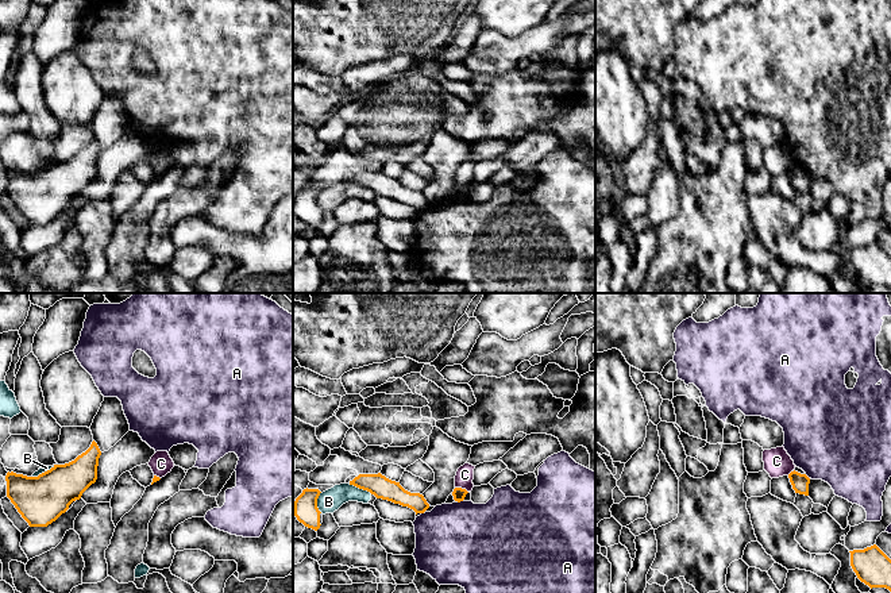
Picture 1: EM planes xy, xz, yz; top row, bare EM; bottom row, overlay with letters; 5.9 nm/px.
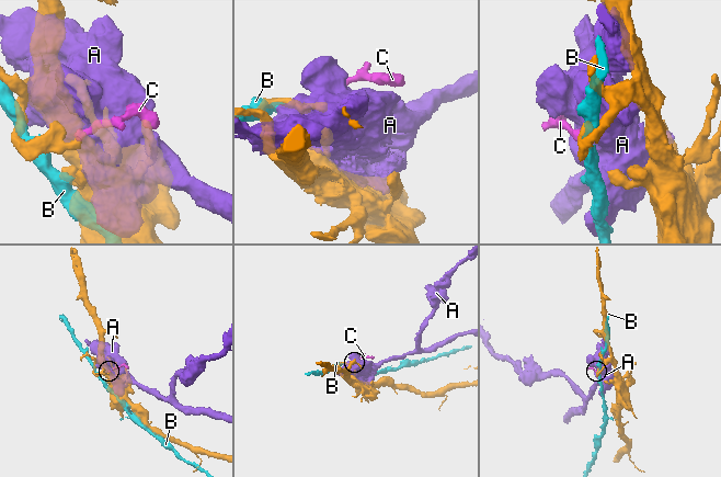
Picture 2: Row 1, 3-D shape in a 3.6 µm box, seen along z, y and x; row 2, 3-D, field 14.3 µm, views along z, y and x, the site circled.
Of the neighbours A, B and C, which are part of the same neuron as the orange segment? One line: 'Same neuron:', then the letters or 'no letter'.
Same neuron: no letter

